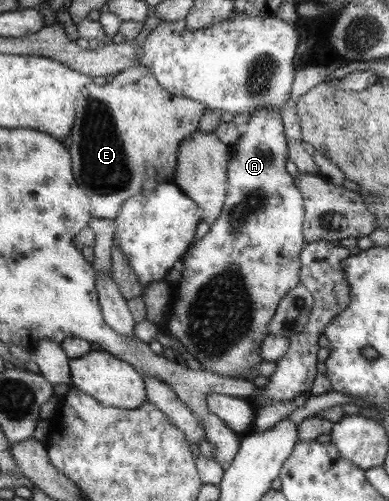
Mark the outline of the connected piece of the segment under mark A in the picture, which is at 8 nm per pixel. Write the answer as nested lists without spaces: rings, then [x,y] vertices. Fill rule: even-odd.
[[[272,107],[266,109],[258,109],[256,113],[252,113],[250,121],[243,126],[240,138],[232,145],[232,155],[227,166],[227,198],[223,205],[222,211],[218,219],[210,226],[210,231],[206,237],[202,237],[201,241],[191,243],[190,249],[183,255],[181,261],[184,270],[181,272],[181,279],[178,283],[172,285],[172,294],[169,309],[167,310],[166,322],[164,325],[171,333],[171,337],[178,339],[185,347],[188,353],[191,353],[203,368],[211,373],[222,377],[242,378],[240,374],[246,374],[248,370],[252,370],[254,366],[263,363],[260,355],[261,341],[271,333],[270,320],[276,313],[279,301],[289,292],[300,284],[301,261],[300,254],[304,247],[305,239],[303,237],[304,223],[304,198],[301,191],[296,187],[295,179],[286,172],[286,161],[288,156],[288,144],[286,136],[284,136],[284,127],[282,123],[281,113]]]

